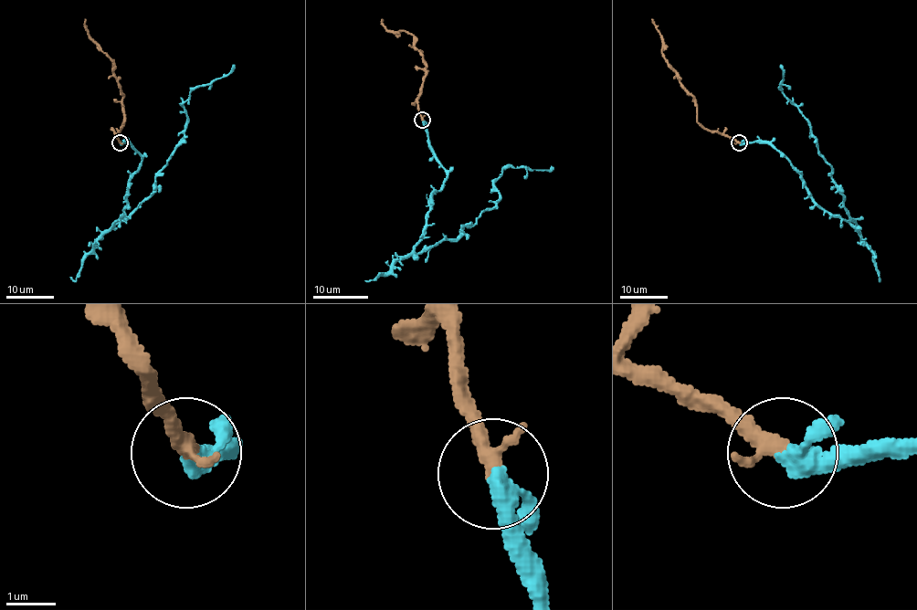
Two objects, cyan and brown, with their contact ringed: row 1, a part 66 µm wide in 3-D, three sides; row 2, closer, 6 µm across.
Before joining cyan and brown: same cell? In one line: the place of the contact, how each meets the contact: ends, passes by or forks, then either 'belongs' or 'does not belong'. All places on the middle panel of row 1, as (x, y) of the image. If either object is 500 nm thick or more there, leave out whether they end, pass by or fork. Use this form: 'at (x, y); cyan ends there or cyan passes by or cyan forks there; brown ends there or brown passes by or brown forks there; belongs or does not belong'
at (422, 120); cyan passes by; brown ends there; belongs

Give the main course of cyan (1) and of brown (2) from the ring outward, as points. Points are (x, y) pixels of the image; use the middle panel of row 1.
1: (422, 119), (447, 179), (433, 193), (416, 253), (454, 239), (490, 209), (504, 168), (553, 167)
2: (422, 119), (418, 110), (425, 61), (414, 47), (414, 38), (405, 31), (389, 31), (381, 23), (383, 19)

